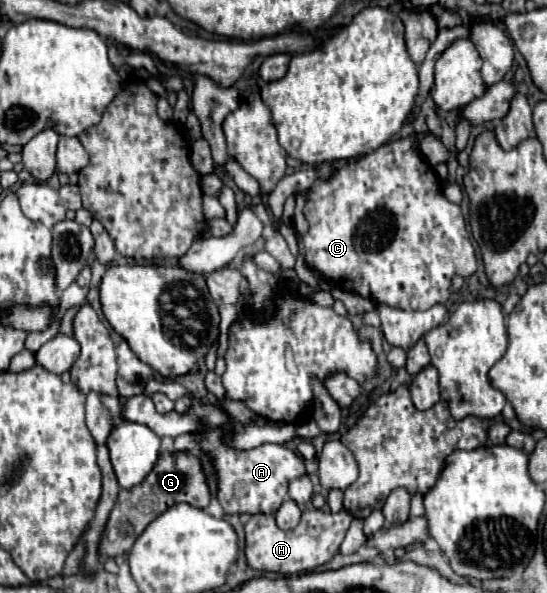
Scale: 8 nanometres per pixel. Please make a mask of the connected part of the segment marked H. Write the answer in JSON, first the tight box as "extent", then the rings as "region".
{"extent":[245,510,353,574],"region":[[[311,510],[303,512],[301,522],[293,530],[281,530],[275,524],[273,516],[255,514],[245,524],[245,556],[247,564],[255,570],[271,570],[281,574],[297,574],[313,570],[321,564],[333,560],[339,552],[339,546],[353,522],[353,516],[347,510],[339,512],[325,512],[325,510]]]}

